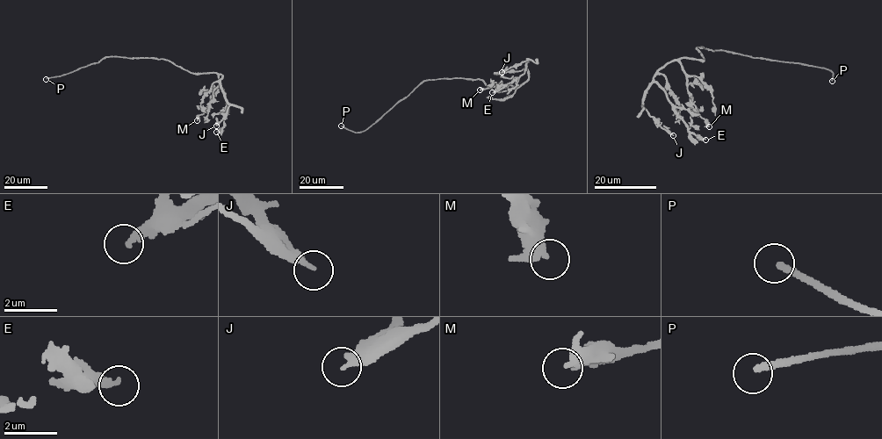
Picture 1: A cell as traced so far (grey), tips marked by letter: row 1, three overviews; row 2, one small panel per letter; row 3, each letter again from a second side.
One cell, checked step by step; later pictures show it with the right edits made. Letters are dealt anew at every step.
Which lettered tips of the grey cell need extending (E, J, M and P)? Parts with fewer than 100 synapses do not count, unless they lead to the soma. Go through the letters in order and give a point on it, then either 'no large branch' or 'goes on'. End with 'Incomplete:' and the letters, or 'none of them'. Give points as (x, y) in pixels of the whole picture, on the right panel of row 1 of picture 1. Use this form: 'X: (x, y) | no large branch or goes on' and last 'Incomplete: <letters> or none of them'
E: (705, 140) | no large branch
J: (673, 135) | no large branch
M: (709, 126) | no large branch
P: (832, 81) | goes on
Incomplete: P

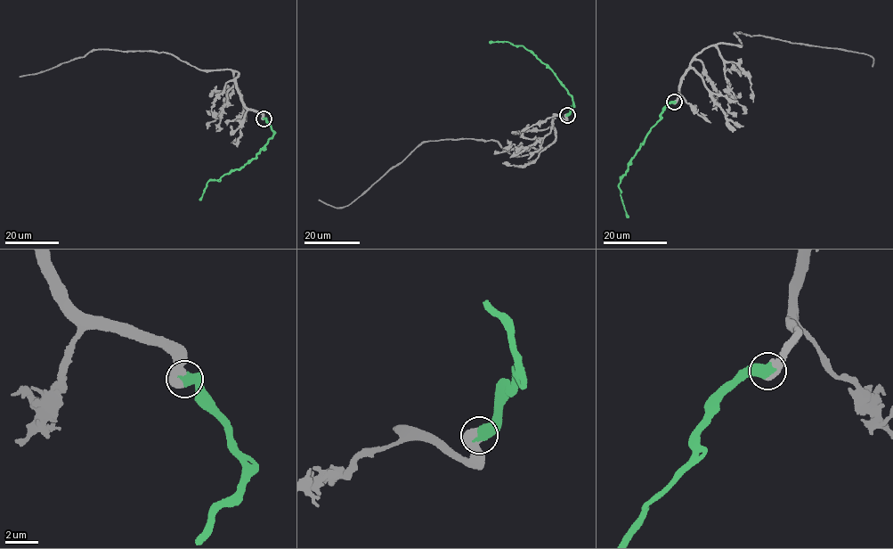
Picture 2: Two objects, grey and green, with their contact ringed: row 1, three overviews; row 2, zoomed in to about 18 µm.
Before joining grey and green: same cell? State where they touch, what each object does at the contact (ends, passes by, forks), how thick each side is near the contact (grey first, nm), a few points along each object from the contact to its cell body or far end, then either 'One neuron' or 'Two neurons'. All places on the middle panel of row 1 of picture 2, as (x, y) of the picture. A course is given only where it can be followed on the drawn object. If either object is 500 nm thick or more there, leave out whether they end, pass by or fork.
Place: (567, 115). Thickness 600 nm (grey) against 600 nm. Course of grey: (566, 115), (555, 114), (553, 142), (530, 154), (513, 156), (492, 140), (422, 142), (348, 205), (318, 200). Course of green: (567, 115), (572, 102), (554, 72), (522, 45), (507, 42), (489, 42). One neuron

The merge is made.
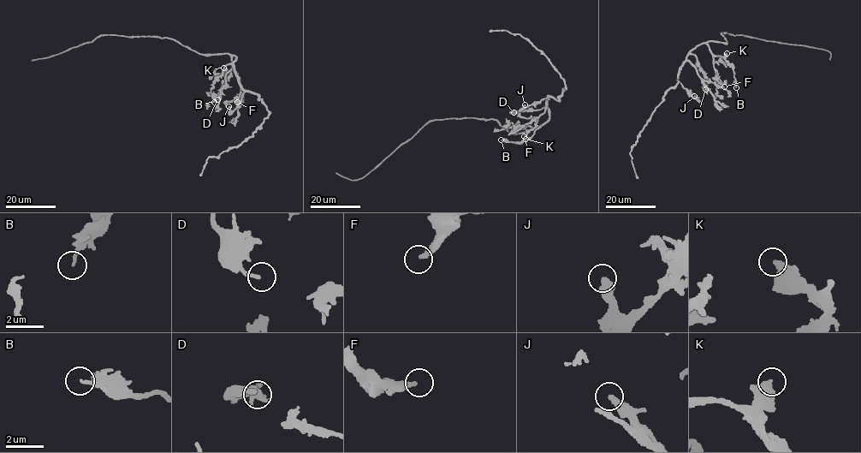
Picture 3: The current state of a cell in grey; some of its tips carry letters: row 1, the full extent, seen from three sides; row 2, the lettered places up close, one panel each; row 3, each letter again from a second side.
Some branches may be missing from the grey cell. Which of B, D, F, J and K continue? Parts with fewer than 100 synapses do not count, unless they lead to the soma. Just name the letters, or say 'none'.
none

